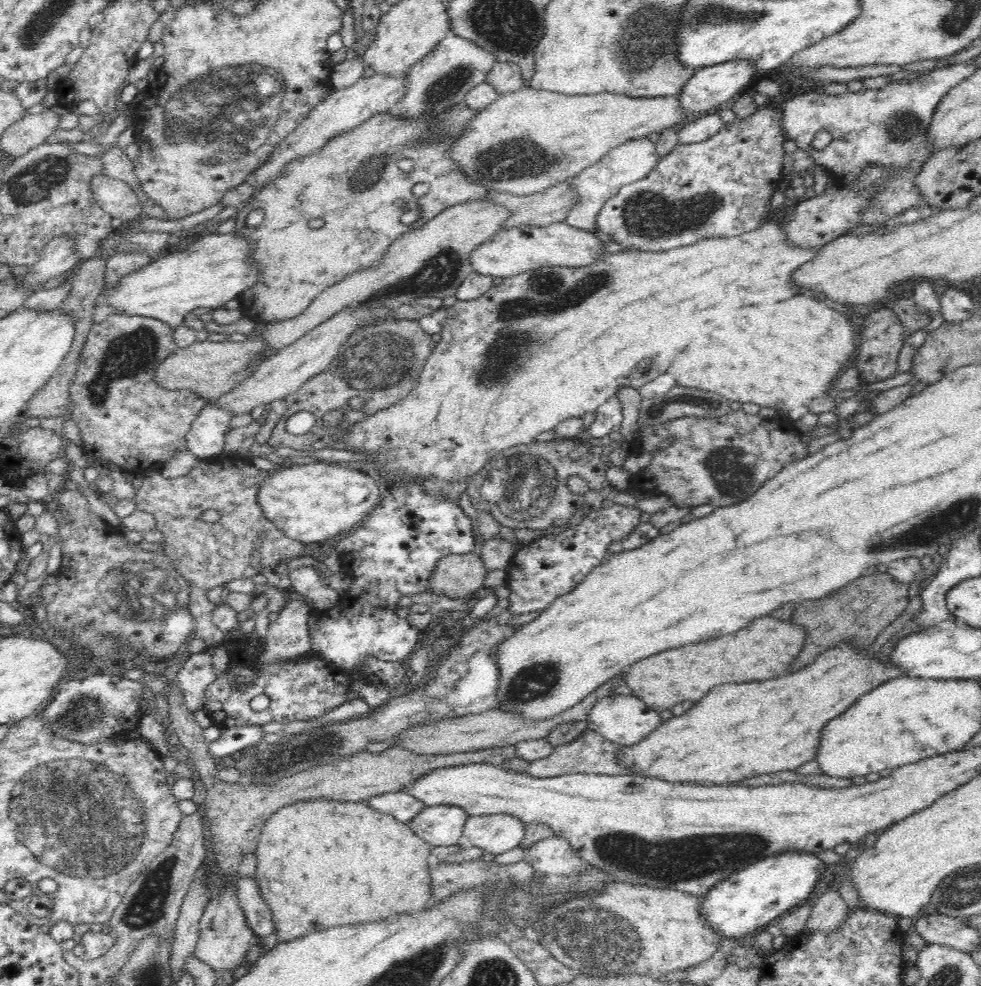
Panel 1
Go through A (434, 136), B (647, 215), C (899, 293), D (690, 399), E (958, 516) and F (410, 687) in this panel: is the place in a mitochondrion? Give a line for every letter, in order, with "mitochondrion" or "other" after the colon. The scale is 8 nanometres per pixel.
A: mitochondrion
B: mitochondrion
C: other
D: other
E: mitochondrion
F: other

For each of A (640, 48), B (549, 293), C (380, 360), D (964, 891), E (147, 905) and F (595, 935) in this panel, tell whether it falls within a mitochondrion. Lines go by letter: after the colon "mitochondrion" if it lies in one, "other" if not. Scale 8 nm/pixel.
A: mitochondrion
B: mitochondrion
C: mitochondrion
D: mitochondrion
E: mitochondrion
F: mitochondrion

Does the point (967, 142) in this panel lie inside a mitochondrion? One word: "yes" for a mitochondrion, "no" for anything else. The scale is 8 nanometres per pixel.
no

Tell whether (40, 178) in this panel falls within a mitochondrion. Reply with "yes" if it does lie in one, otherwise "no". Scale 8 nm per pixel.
yes

